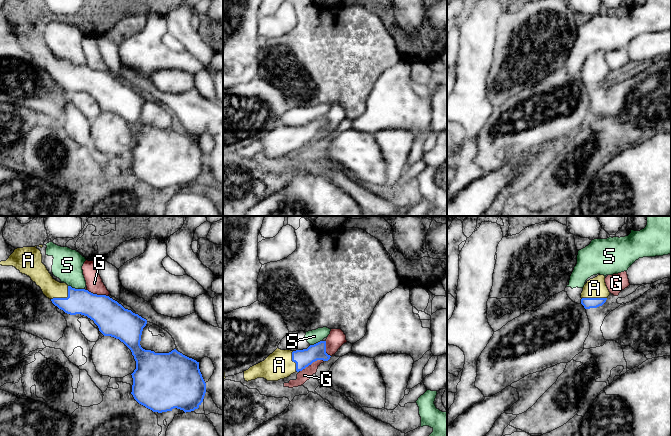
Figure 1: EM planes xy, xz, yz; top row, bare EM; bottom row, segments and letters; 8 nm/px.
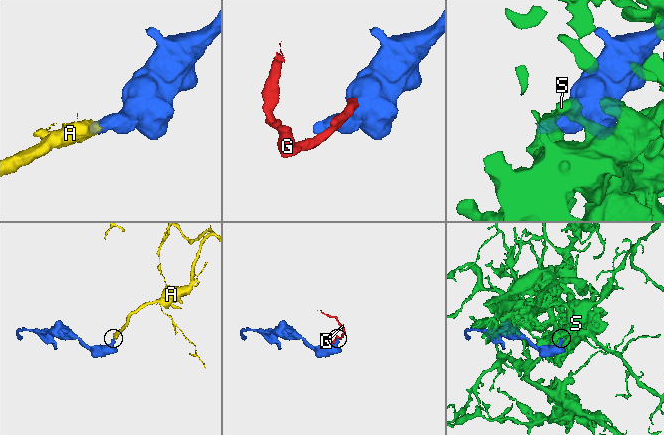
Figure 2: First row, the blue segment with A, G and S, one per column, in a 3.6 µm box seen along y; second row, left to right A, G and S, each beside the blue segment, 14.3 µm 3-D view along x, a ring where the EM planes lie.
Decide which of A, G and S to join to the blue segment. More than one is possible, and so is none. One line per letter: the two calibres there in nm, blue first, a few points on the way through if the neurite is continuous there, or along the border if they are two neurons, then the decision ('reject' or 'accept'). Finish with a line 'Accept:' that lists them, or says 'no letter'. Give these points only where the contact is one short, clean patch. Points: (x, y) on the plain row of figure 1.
A: 200/150 nm | across xy (79, 77), (71, 77), (64, 74), (51, 64) | accept
G: 140/90 nm | reject
S: 220/240 nm | reject
Accept: A

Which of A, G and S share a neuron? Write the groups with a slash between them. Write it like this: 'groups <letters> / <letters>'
groups A / G / S

